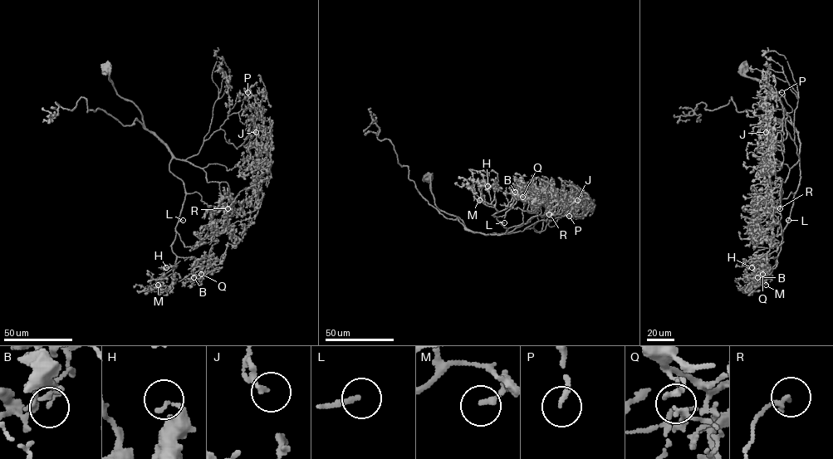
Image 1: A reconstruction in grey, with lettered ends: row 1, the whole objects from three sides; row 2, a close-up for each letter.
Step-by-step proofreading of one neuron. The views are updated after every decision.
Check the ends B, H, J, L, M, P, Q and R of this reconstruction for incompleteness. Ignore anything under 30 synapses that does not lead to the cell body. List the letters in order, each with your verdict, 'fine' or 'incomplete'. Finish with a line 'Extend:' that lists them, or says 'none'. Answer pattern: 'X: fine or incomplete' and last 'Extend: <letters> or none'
B: fine
H: fine
J: fine
L: incomplete
M: fine
P: incomplete
Q: fine
R: fine
Extend: L, P

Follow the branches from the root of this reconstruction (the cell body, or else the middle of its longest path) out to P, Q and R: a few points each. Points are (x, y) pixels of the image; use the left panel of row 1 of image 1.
P: (105, 67), (116, 92), (132, 102), (144, 126), (181, 159), (196, 155), (227, 117), (241, 109), (247, 92)
Q: (105, 67), (116, 92), (170, 153), (169, 170), (185, 193), (172, 250), (195, 259), (201, 274)
R: (105, 67), (116, 92), (175, 158), (201, 168), (208, 183), (227, 183), (227, 208)

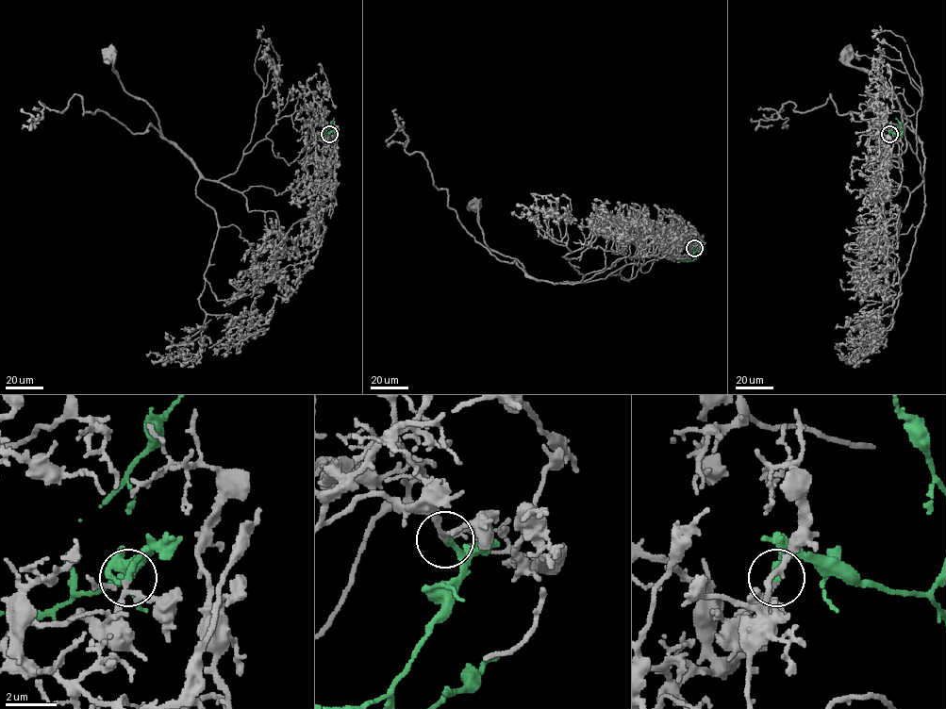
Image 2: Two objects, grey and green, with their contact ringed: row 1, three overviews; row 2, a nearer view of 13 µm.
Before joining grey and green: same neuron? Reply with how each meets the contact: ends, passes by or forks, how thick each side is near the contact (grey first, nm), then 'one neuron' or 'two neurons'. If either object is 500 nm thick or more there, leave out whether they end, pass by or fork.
grey passes by; green ends; calibres 150 and 240 nm; one neuron

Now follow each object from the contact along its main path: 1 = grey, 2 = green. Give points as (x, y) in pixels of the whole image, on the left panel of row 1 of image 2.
1: (329, 134), (289, 164), (264, 139), (233, 173), (207, 180), (162, 134), (154, 109), (124, 90), (108, 53)
2: (329, 134), (325, 135), (325, 131), (334, 118)

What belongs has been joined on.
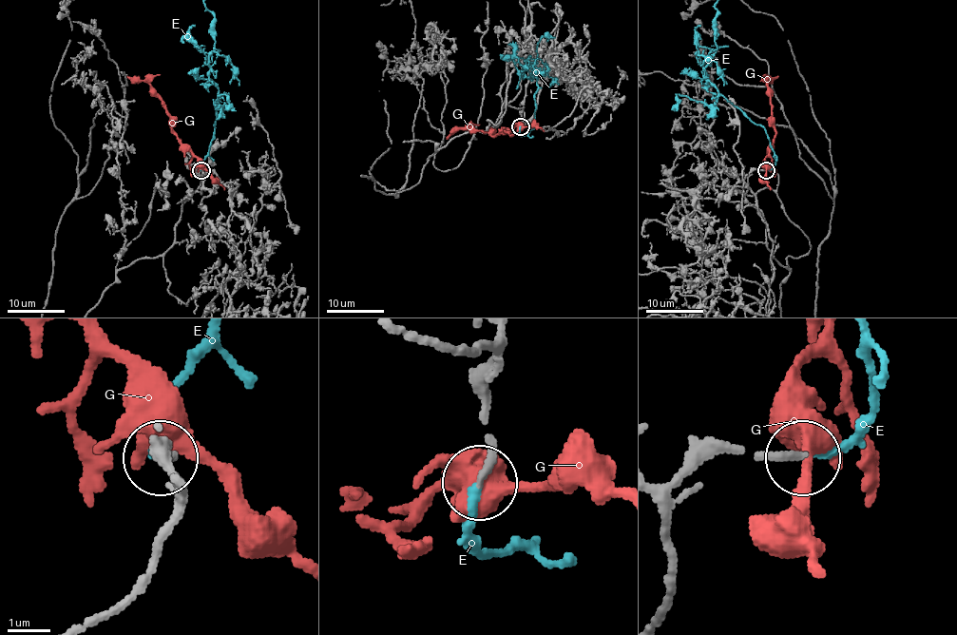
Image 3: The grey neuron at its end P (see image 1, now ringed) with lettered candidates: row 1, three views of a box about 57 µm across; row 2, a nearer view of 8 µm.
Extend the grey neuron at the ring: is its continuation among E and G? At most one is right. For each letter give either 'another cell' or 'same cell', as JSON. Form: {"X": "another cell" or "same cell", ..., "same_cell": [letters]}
{"E": "same cell", "G": "another cell", "same_cell": ["E"]}

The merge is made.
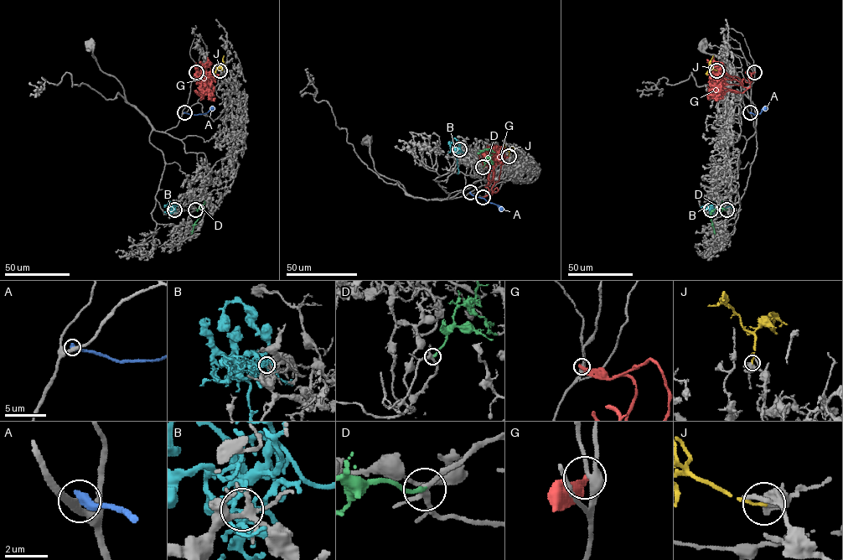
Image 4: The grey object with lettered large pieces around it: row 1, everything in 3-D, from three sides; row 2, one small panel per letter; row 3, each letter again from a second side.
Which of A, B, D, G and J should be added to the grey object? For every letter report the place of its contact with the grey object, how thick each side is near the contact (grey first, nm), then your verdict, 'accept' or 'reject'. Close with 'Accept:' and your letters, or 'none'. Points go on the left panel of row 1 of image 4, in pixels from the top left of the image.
A: meets grey at (184, 112); 320 nm thick on the grey side, 500 nm on the other; reject
B: meets grey at (174, 210); 180 nm thick on the grey side, 130 nm on the other; reject
D: meets grey at (195, 210); 240 nm thick on the grey side, 190 nm on the other; accept
G: meets grey at (196, 72); 360 nm thick on the grey side, 260 nm on the other; reject
J: meets grey at (219, 70); 440 nm thick on the grey side, 150 nm on the other; reject
Accept: D

